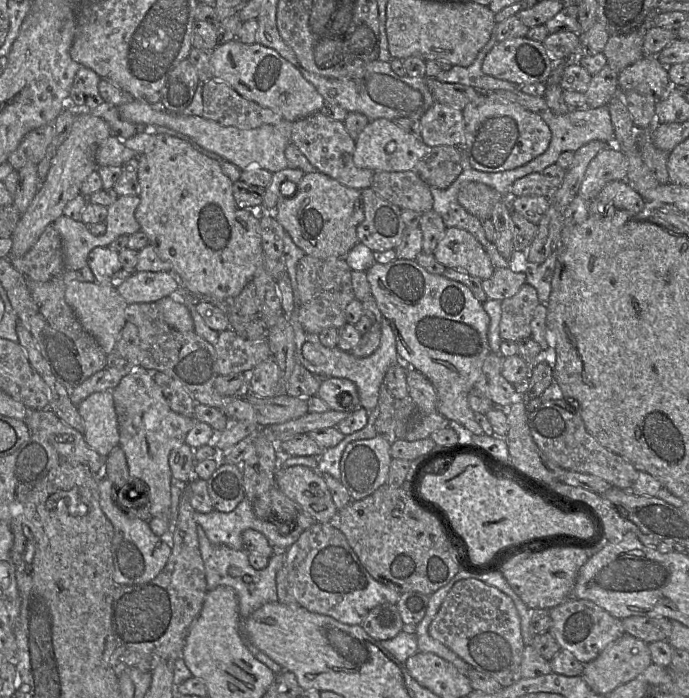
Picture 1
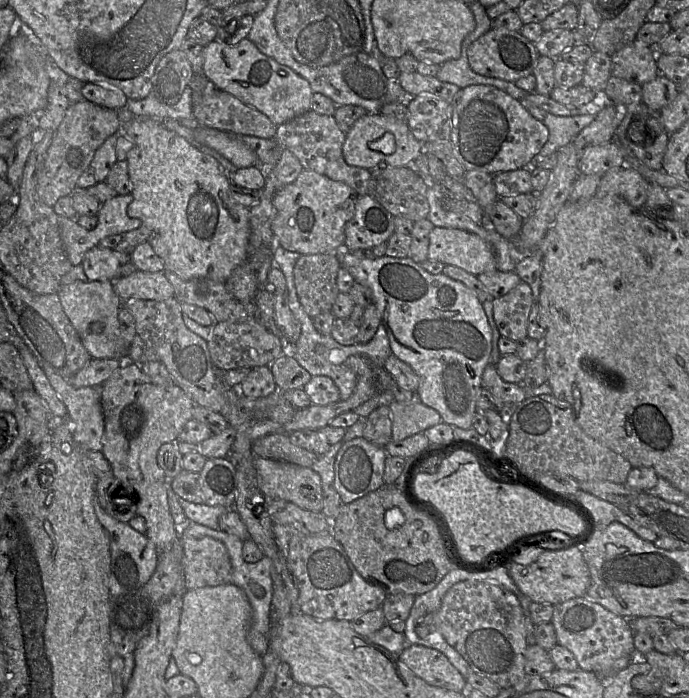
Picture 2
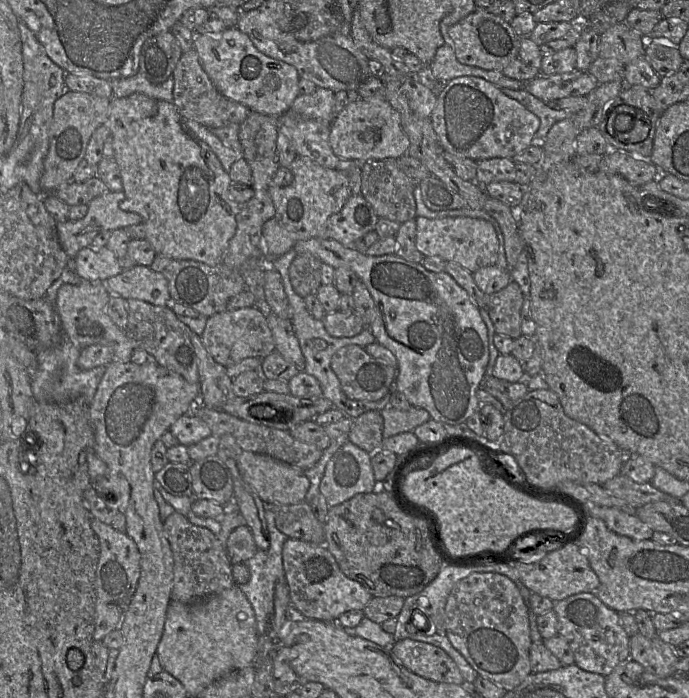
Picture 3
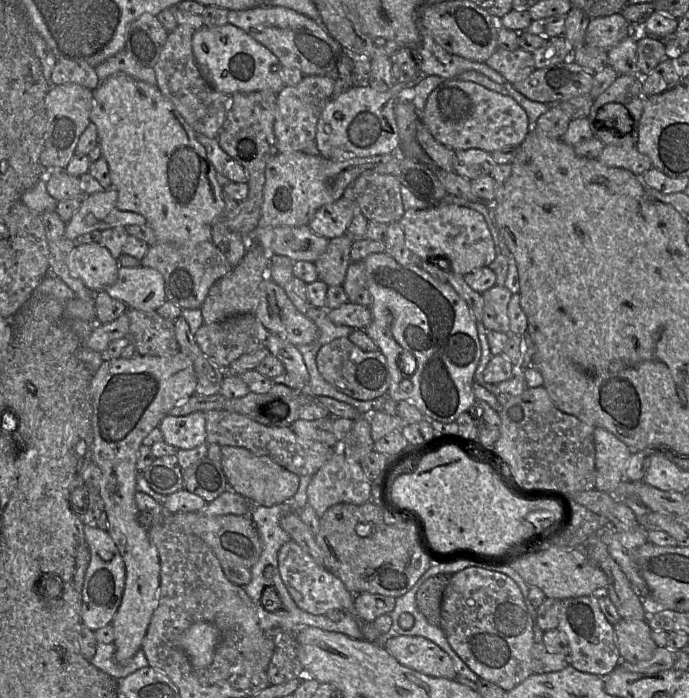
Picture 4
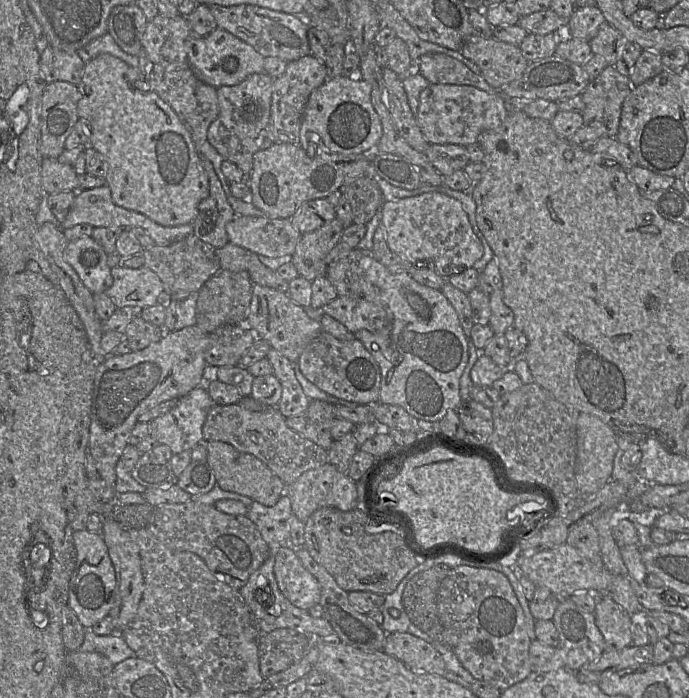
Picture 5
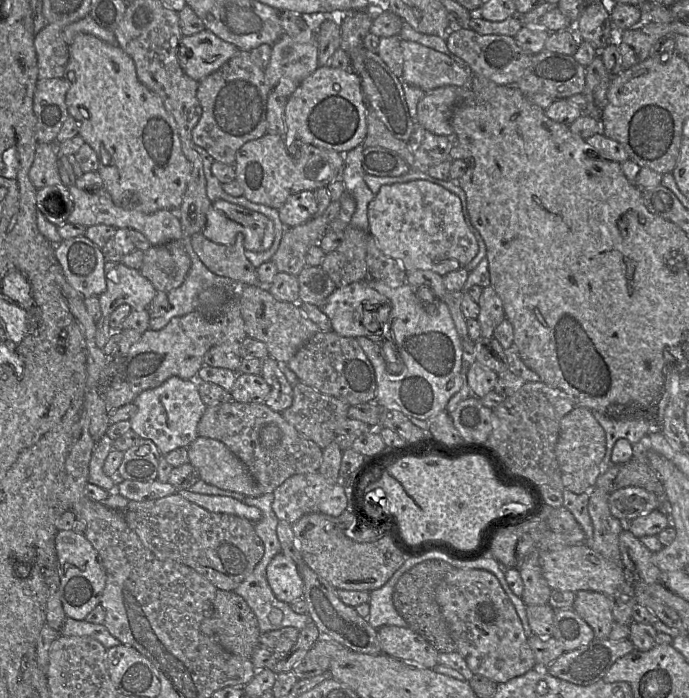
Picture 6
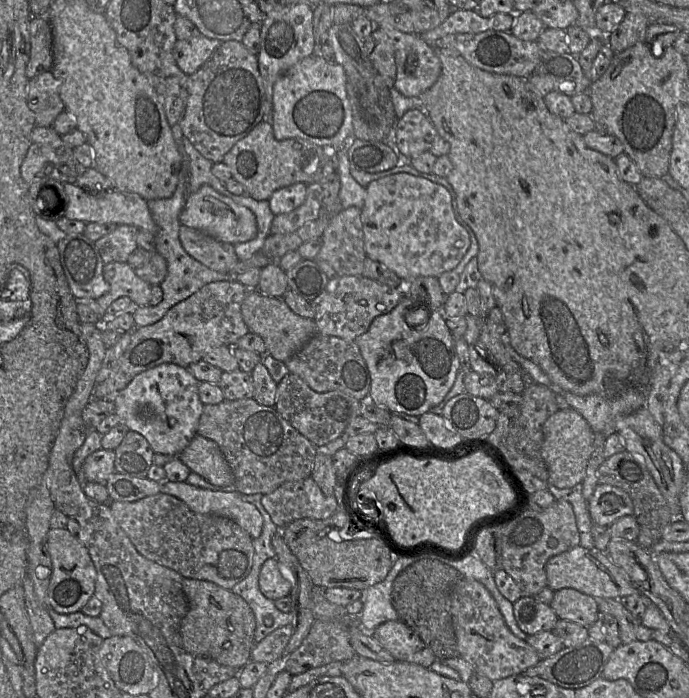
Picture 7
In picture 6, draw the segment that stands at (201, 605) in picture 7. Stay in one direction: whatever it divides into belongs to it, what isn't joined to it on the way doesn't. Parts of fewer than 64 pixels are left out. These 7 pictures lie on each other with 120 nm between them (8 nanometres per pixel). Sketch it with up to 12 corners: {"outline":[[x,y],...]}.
{"outline":[[219,589],[200,628],[250,659],[258,619],[234,591]]}

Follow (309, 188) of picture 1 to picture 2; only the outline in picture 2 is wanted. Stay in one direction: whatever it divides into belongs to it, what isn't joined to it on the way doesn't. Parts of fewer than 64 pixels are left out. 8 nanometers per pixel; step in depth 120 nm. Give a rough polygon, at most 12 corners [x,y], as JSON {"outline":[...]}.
{"outline":[[303,169],[274,193],[276,243],[346,249],[357,192]]}

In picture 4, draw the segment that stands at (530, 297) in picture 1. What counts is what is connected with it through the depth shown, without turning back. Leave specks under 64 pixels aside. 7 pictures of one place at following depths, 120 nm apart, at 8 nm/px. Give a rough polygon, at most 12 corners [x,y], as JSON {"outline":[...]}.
{"outline":[[493,286],[482,293],[482,323],[487,330],[509,333],[512,292]]}

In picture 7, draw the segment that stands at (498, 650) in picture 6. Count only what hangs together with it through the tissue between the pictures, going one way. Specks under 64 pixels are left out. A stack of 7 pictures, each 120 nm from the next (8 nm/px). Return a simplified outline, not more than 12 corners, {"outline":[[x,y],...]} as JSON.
{"outline":[[476,580],[452,587],[458,655],[492,681],[542,660]]}

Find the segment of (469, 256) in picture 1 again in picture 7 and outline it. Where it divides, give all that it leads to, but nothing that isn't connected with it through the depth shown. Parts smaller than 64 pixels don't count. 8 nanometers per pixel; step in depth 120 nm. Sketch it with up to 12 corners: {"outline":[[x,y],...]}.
{"outline":[[407,173],[366,186],[366,256],[405,283],[472,241],[448,190]]}

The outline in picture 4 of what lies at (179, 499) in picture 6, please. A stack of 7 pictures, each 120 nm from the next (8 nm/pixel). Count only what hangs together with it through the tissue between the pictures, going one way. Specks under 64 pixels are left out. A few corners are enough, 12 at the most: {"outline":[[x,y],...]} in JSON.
{"outline":[[172,514],[244,587],[262,544],[248,515]]}

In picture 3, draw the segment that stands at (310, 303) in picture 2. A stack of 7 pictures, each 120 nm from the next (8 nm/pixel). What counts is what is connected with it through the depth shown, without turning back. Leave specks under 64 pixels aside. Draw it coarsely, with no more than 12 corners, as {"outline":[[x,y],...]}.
{"outline":[[299,254],[290,266],[290,279],[302,298],[316,295],[323,262]]}

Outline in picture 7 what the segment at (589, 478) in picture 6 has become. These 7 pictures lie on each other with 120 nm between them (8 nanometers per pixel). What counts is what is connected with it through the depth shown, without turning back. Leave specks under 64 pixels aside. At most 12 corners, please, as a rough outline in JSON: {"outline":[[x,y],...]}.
{"outline":[[572,407],[544,422],[548,485],[582,483],[591,456],[588,422]]}

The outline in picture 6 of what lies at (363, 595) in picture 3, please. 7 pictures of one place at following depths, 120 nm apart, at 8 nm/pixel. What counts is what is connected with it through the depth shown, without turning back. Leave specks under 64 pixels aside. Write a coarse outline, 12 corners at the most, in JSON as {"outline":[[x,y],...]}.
{"outline":[[278,553],[266,570],[275,597],[287,604],[303,598],[297,564]]}

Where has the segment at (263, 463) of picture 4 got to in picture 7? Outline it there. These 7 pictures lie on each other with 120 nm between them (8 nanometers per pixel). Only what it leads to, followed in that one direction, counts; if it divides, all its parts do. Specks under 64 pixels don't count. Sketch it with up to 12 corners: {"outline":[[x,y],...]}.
{"outline":[[196,435],[179,459],[210,484],[234,484],[219,446]]}

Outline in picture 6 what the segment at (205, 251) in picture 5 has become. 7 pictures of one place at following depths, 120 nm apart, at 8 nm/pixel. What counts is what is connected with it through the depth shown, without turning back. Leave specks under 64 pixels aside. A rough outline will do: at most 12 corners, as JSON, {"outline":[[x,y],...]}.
{"outline":[[181,240],[143,252],[140,272],[157,291],[183,284],[191,259]]}

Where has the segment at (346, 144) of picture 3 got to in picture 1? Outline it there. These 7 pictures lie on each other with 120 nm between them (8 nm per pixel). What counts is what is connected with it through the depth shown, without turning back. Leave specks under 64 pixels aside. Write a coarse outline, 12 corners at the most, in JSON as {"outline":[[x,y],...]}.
{"outline":[[371,120],[354,164],[374,172],[415,170],[428,146],[394,121]]}

